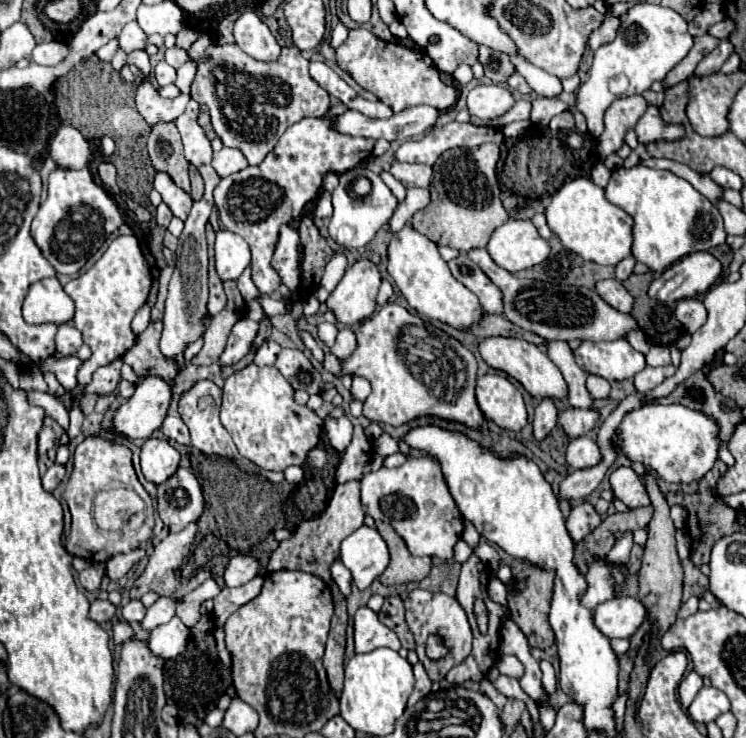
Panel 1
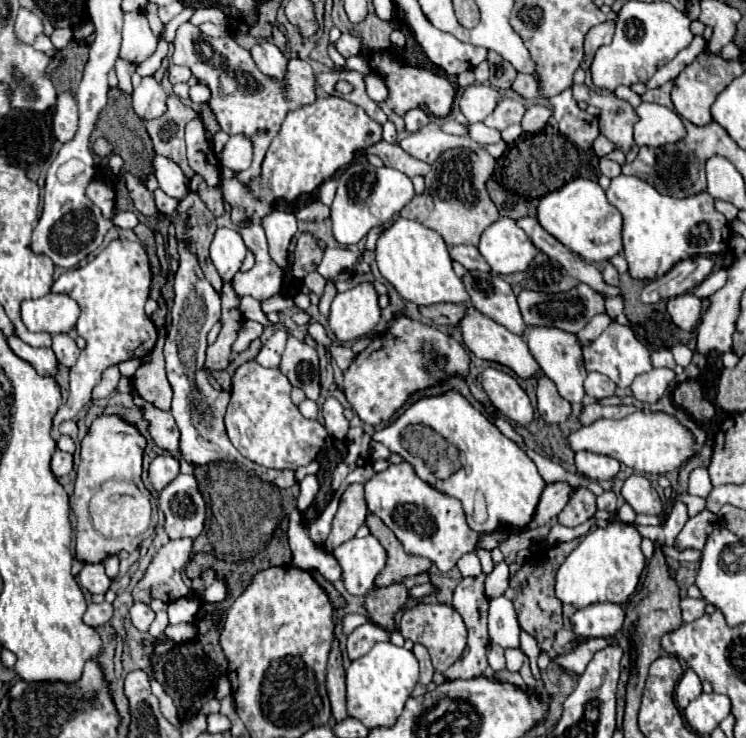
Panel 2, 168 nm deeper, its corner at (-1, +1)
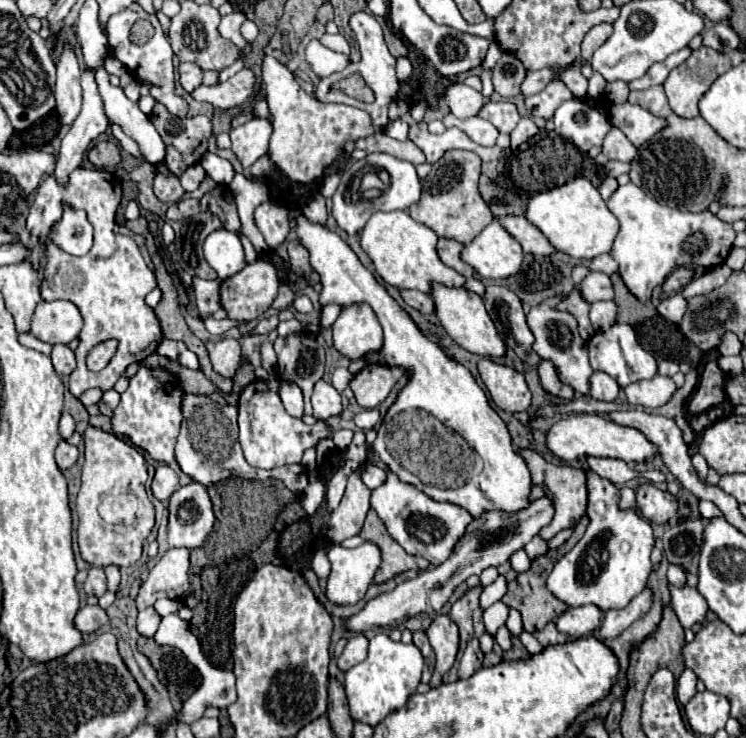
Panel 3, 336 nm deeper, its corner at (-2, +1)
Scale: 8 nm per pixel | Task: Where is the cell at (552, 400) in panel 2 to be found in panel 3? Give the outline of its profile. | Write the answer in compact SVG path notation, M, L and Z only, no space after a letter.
M549 359L541 361L541 365L539 365L539 377L541 377L543 389L545 389L547 393L551 393L551 395L555 395L555 397L561 397L561 399L565 399L565 401L573 399L573 395L575 395L573 387L567 385L567 383L563 383L563 381L559 379L557 367L553 365L553 361L549 361Z

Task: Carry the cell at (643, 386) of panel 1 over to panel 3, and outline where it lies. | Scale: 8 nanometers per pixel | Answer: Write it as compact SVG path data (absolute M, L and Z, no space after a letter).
M655 375L653 379L647 381L635 381L631 385L625 387L625 397L629 405L635 407L661 407L665 405L671 395L675 393L675 383L671 377L663 377L663 375Z

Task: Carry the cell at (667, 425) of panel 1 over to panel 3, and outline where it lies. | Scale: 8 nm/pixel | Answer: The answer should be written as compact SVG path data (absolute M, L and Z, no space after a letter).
M567 415L565 419L559 419L557 423L553 423L545 435L545 443L547 449L559 457L561 461L569 463L573 459L579 457L613 457L613 459L623 459L625 463L641 463L641 461L649 461L651 457L657 455L657 449L653 449L653 443L645 441L645 435L633 427L623 427L613 423L607 417L601 415Z

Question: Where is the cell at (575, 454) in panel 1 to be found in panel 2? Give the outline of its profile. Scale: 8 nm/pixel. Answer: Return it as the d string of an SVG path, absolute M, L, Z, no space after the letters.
M576 451L574 463L578 473L594 481L610 481L620 469L620 463L614 457L598 455L592 451Z

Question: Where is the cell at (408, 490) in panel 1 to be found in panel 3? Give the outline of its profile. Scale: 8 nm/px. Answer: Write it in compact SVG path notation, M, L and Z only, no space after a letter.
M393 473L387 475L387 481L381 487L373 489L371 509L375 509L379 519L385 523L389 535L409 555L419 555L431 565L441 565L451 555L455 543L461 539L461 533L465 533L465 527L471 521L471 515L465 509L451 503L433 501L419 489L413 489L413 485L397 481Z

